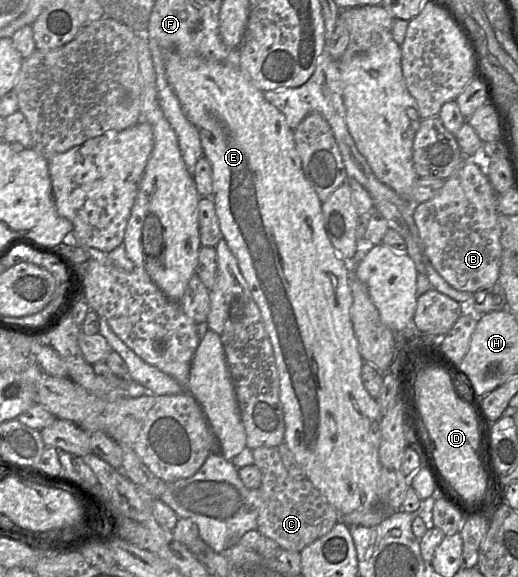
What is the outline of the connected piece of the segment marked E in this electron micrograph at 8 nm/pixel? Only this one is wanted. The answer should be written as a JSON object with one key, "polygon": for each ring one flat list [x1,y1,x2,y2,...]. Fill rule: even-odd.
{"polygon":[[169,54,165,66,166,79,177,96,187,119,197,128,205,156,211,164,213,174,212,200,215,203,223,238,236,257,241,273,248,285,251,295,260,309,266,333,271,342,279,376,279,399,285,423,284,443,293,453,296,462,302,467,306,478,337,510,340,515,351,513,374,501,380,476,379,445,381,436,382,414,375,398,365,389,361,371,363,358,355,337,350,316,352,294,350,289,350,265,336,252,324,226,322,202,314,188,306,179,301,160,296,149,294,131,289,127,284,115,265,98,244,75,240,68,230,64,207,60,199,57,182,57]]}

